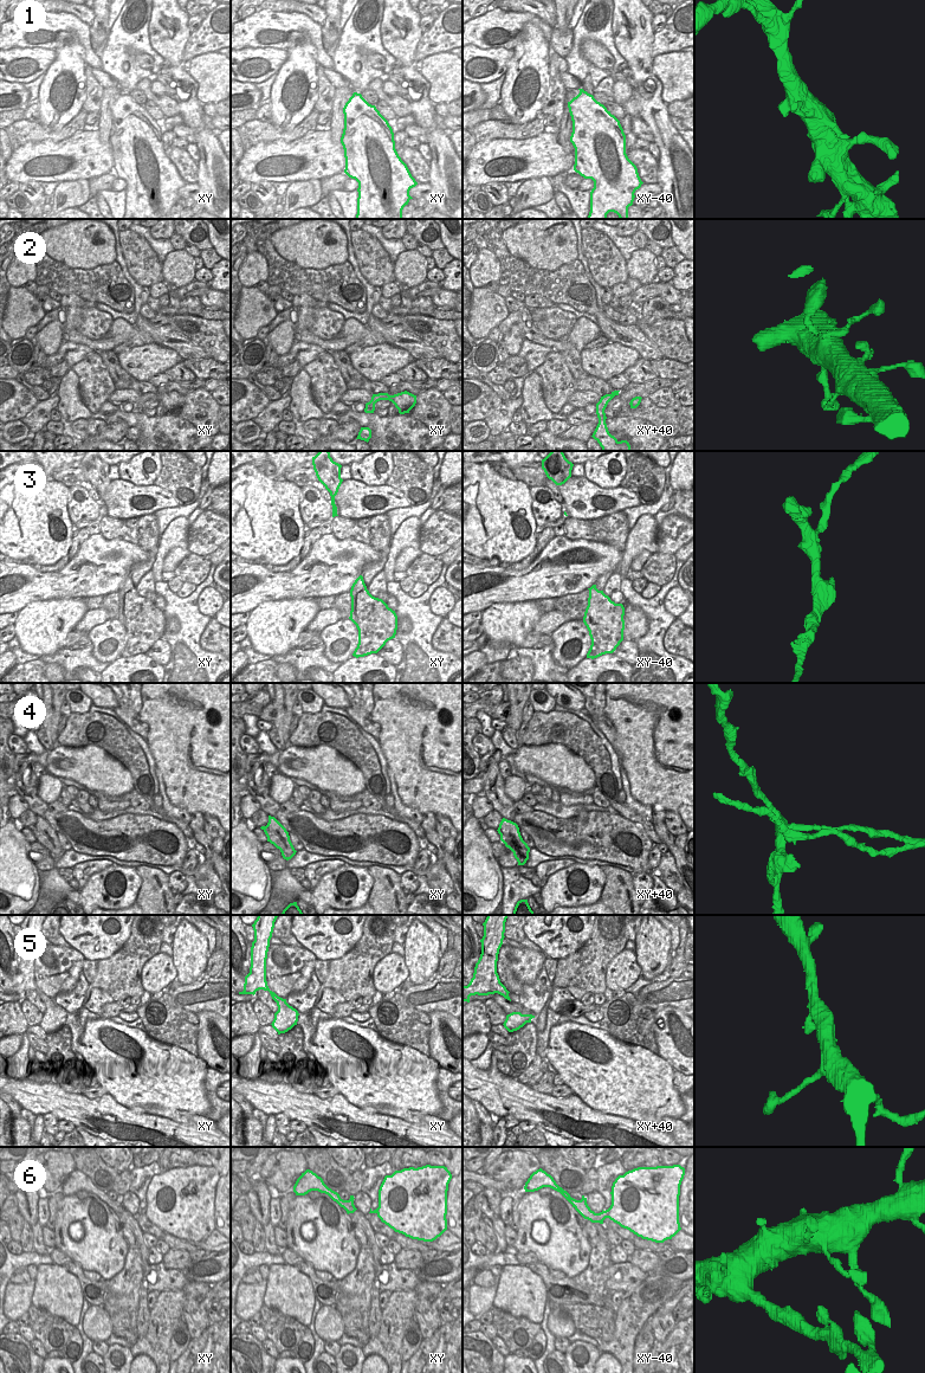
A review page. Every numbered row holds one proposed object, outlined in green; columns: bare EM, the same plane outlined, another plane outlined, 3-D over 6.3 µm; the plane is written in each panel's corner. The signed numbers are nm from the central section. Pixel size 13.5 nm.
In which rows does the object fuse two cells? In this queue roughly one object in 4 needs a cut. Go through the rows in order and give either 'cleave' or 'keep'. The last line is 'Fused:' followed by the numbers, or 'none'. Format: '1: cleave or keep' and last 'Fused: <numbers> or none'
1: keep
2: keep
3: cleave
4: cleave
5: keep
6: keep
Fused: 3, 4

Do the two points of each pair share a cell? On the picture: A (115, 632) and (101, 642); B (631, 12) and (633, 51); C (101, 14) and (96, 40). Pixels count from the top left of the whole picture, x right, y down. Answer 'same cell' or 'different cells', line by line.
A: same cell
B: same cell
C: same cell

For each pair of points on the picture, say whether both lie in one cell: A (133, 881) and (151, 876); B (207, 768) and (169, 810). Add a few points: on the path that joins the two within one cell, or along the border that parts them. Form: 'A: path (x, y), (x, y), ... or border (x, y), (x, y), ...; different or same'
A: border (134, 868), (141, 878), (136, 902); different
B: border (162, 779), (168, 800), (182, 807), (189, 814); different

